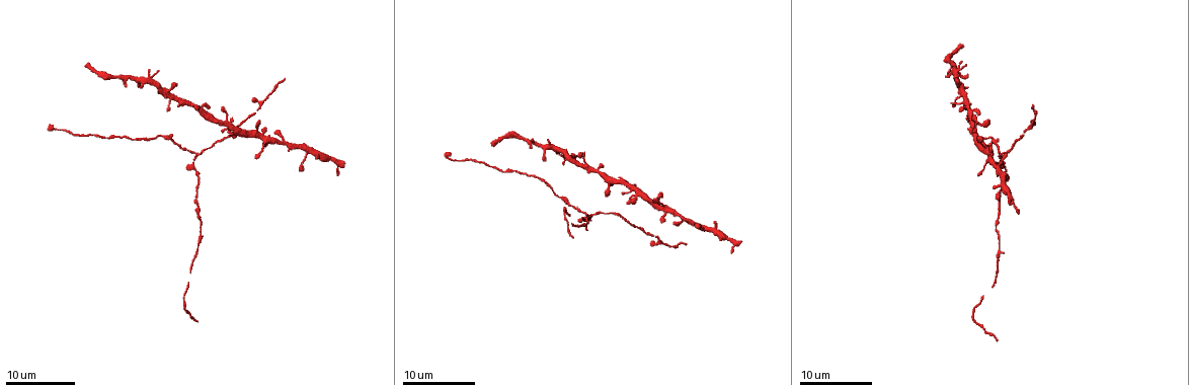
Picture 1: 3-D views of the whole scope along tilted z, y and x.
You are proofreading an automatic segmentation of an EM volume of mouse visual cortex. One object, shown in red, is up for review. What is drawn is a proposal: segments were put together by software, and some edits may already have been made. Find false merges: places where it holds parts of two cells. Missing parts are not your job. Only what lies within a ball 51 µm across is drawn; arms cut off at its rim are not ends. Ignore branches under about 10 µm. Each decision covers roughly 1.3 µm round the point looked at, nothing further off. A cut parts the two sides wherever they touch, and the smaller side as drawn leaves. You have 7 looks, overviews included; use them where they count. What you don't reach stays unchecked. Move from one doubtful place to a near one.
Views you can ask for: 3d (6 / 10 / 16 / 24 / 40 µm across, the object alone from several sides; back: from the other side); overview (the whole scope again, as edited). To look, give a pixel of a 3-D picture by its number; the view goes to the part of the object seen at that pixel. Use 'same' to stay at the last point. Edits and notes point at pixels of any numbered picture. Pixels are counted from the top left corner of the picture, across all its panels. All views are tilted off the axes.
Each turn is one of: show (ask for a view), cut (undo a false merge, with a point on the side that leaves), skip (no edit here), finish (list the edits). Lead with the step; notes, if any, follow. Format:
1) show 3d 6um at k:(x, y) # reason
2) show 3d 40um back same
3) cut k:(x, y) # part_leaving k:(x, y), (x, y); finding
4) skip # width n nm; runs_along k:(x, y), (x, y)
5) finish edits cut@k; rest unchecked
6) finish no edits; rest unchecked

show 3d 16um at 1:(195, 156) # branch point

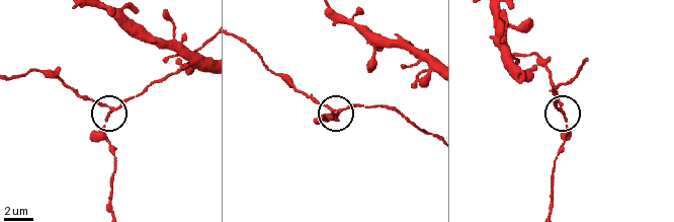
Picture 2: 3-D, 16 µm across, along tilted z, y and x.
show 3d 16um back at 2:(563, 108)

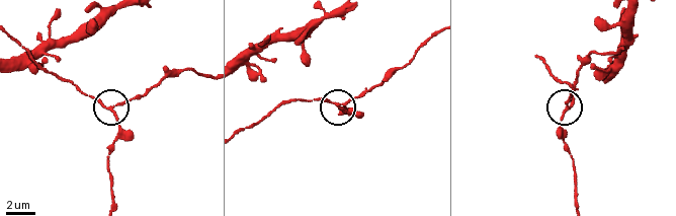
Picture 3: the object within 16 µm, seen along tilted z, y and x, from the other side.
skip # runs_along 3:(78, 88), (109, 105), (141, 95); all the same cell

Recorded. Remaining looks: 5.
show 3d 6um at 1:(242, 128)

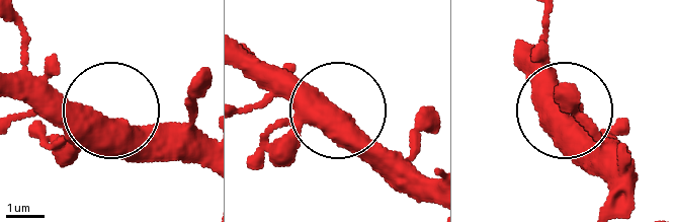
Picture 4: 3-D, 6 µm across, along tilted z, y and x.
skip # one cell here

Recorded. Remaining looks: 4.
show 3d 10um at 1:(623, 217) # three-way junction

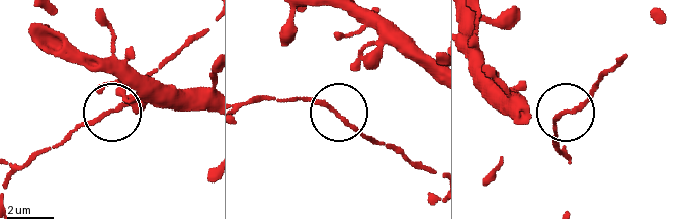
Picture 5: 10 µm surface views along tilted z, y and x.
show 3d 6um at 5:(107, 112)

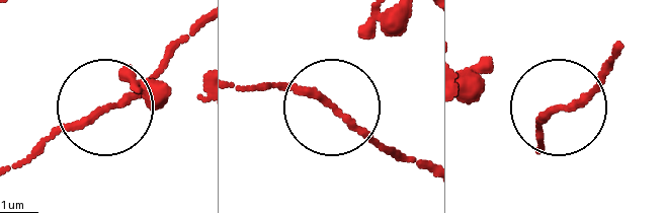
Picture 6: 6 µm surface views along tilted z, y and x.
skip # runs_along 6:(44, 142), (121, 98), (171, 51); one cell here

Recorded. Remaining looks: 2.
finish no edits; rest unchecked

